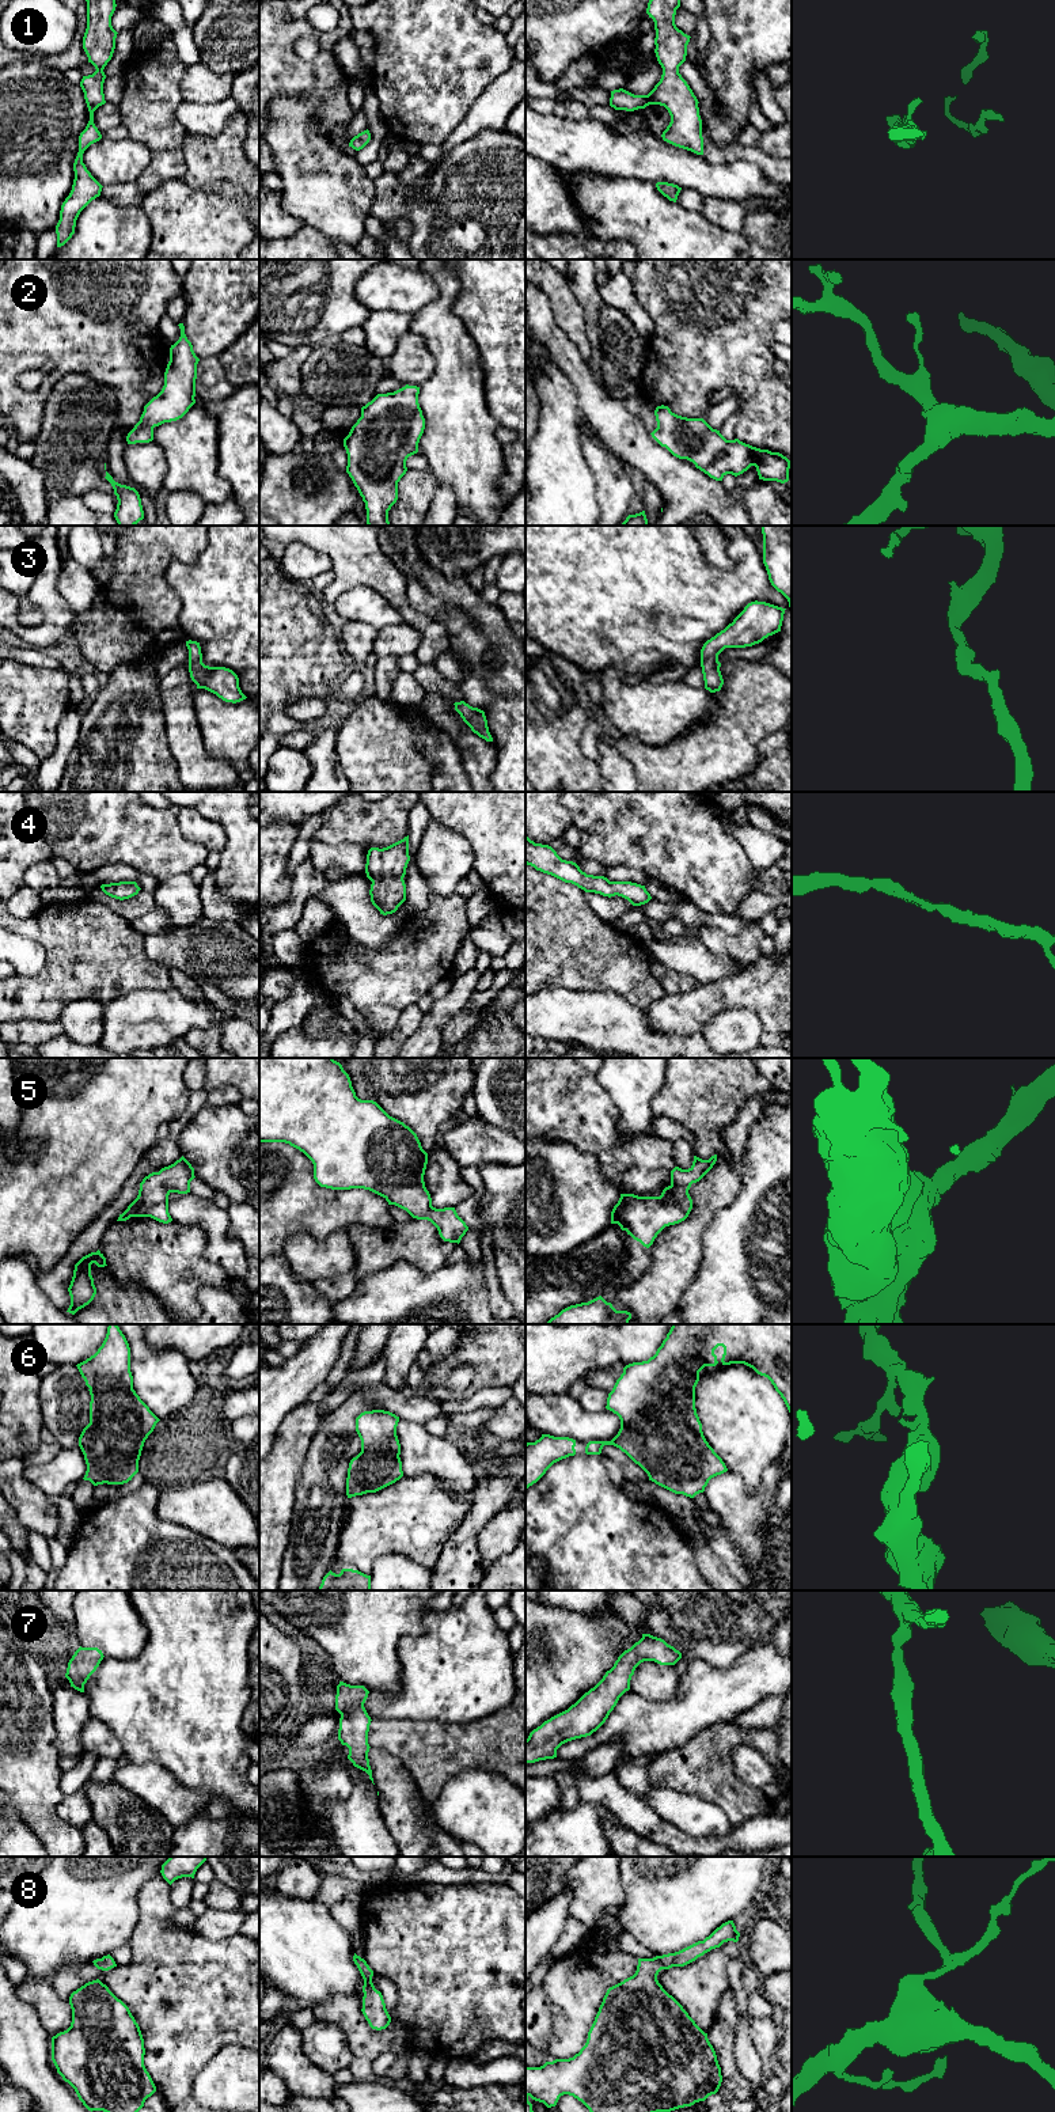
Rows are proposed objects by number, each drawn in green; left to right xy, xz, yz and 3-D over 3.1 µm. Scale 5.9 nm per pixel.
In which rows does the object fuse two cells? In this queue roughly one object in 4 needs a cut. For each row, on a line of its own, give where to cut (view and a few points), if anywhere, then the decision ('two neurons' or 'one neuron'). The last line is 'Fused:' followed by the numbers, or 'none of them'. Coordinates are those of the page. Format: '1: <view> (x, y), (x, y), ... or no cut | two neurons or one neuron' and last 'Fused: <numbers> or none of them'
1: no cut | one neuron
2: no cut | one neuron
3: no cut | one neuron
4: no cut | one neuron
5: no cut | one neuron
6: no cut | one neuron
7: no cut | one neuron
8: no cut | one neuron
Fused: none of them

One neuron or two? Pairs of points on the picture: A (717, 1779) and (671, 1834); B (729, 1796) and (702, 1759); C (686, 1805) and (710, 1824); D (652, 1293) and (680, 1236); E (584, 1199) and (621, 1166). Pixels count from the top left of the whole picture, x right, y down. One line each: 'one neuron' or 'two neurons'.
A: two neurons
B: one neuron
C: one neuron
D: one neuron
E: two neurons

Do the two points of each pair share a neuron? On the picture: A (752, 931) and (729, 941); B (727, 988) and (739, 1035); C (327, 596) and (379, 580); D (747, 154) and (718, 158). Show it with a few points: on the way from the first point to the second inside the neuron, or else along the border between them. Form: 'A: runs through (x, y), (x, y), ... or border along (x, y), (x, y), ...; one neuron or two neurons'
A: runs through (747, 936), (742, 941), (735, 941); one neuron
B: border along (762, 1020), (751, 1011), (728, 1009), (705, 1026); two neurons
C: runs through (340, 584), (346, 577), (367, 577); one neuron
D: border along (723, 150), (725, 160); two neurons

